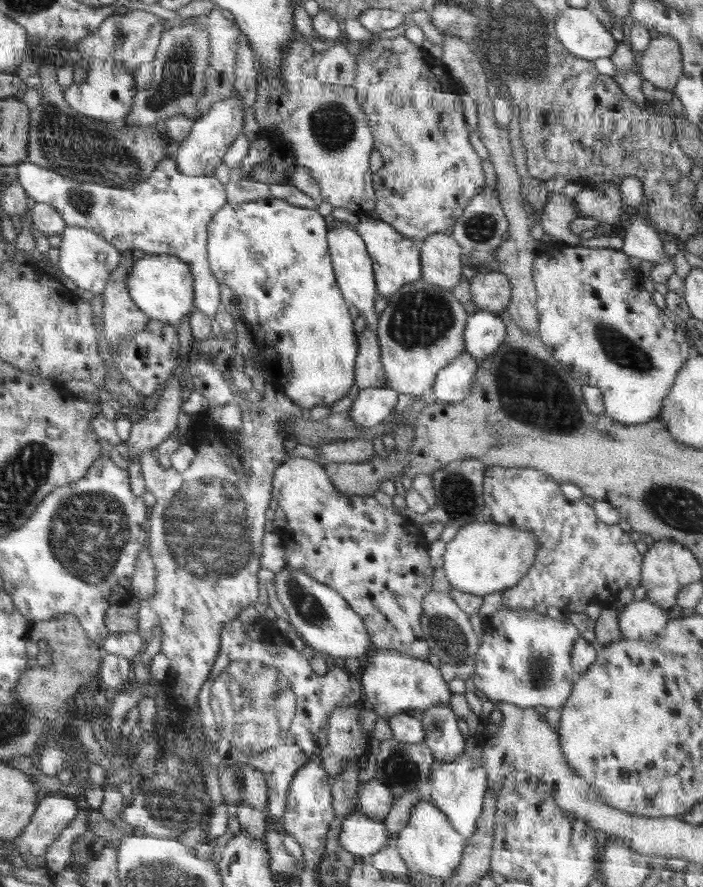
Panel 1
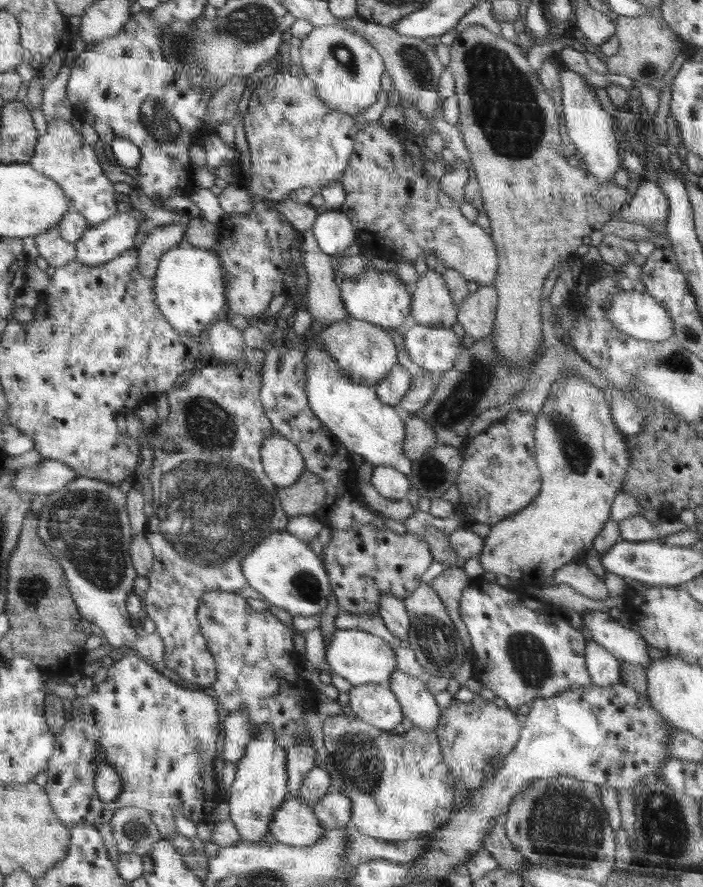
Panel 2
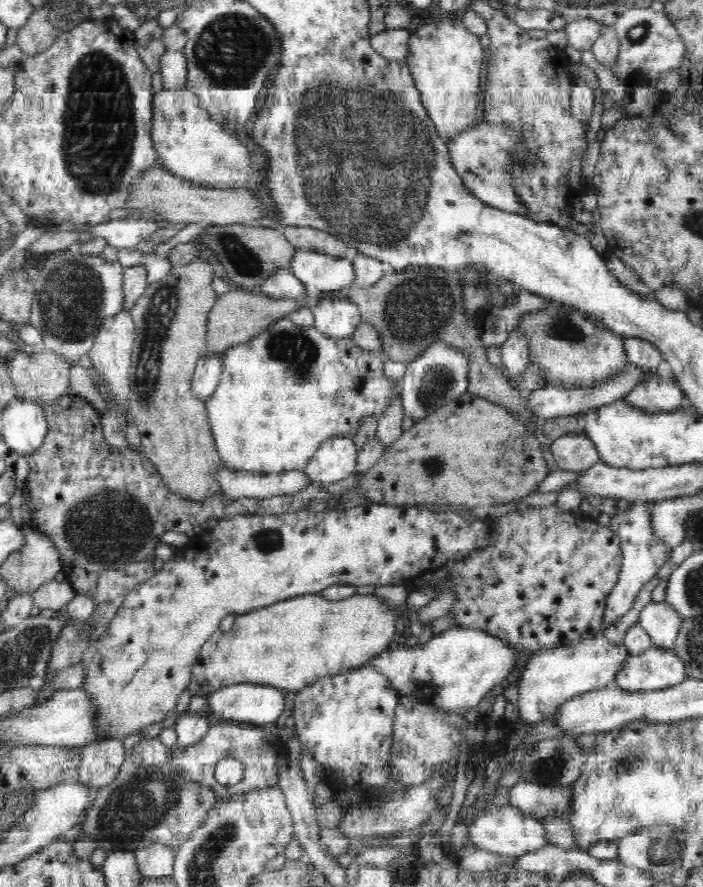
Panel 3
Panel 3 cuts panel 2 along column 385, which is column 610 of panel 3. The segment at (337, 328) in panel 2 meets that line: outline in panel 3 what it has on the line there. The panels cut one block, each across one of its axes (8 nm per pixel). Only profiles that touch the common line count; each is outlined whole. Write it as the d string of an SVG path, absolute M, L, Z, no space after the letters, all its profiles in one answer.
M550 301L547 308L523 314L516 327L530 332L530 363L536 363L544 378L552 385L574 388L583 385L599 385L614 374L628 370L629 357L626 356L625 339L606 326L599 326L594 318L562 302Z

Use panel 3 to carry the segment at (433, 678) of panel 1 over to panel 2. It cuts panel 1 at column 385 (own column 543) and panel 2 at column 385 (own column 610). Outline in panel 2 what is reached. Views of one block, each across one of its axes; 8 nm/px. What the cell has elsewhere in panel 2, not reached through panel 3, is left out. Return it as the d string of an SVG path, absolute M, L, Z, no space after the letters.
M336 629L330 643L325 648L325 659L331 672L342 676L353 686L364 683L389 682L398 668L398 657L395 655L395 649L391 647L391 644L379 636L358 629Z

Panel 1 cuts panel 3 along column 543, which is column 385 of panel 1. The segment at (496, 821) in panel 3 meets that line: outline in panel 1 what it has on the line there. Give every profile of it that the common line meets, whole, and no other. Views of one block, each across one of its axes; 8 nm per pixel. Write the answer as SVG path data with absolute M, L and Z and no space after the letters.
M357 813L348 814L342 820L338 835L342 848L367 860L384 846L388 846L391 839L383 821Z

